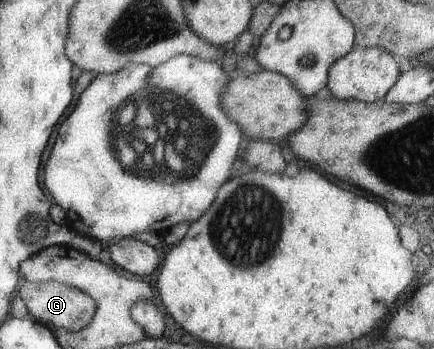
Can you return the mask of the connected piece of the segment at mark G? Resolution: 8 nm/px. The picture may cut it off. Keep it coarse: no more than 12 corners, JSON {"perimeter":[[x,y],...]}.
{"perimeter":[[25,281],[16,296],[50,329],[78,331],[96,302],[57,281]]}

